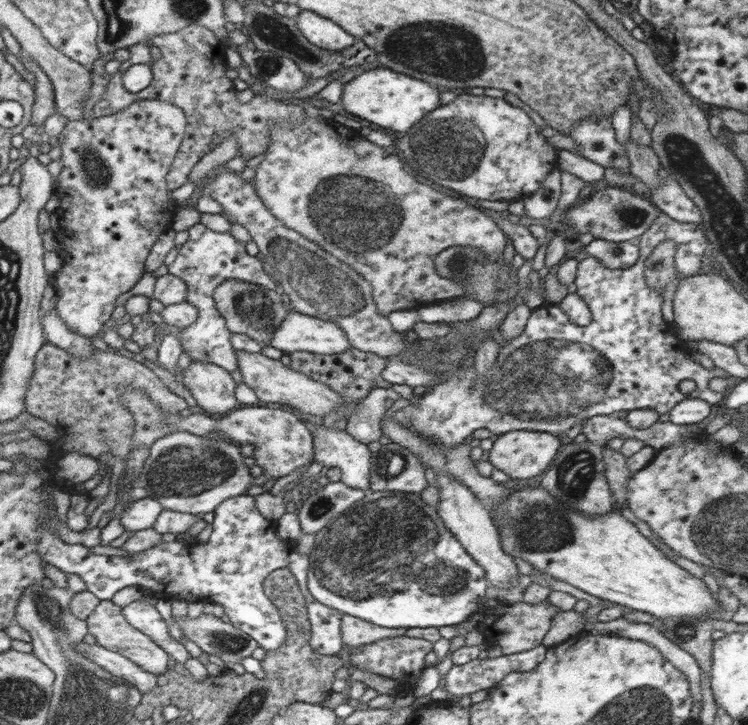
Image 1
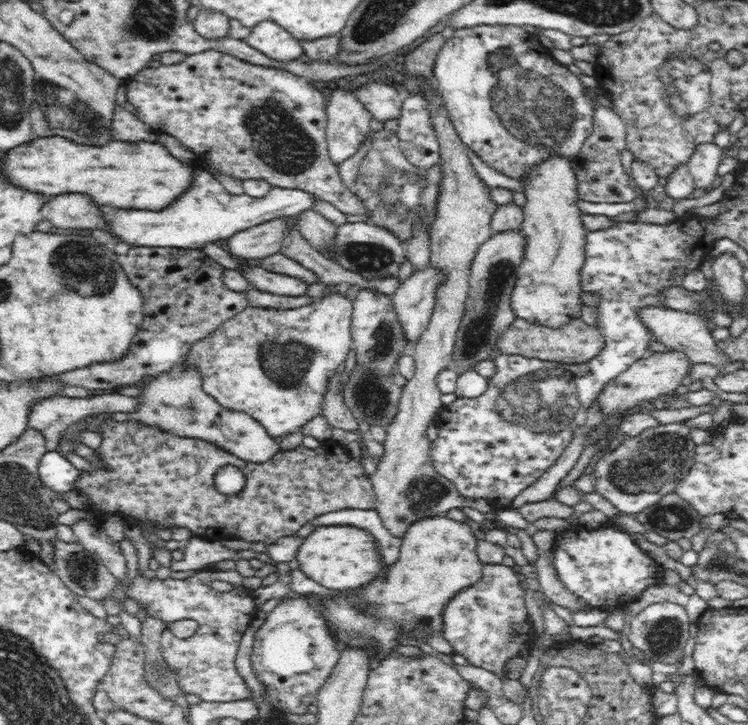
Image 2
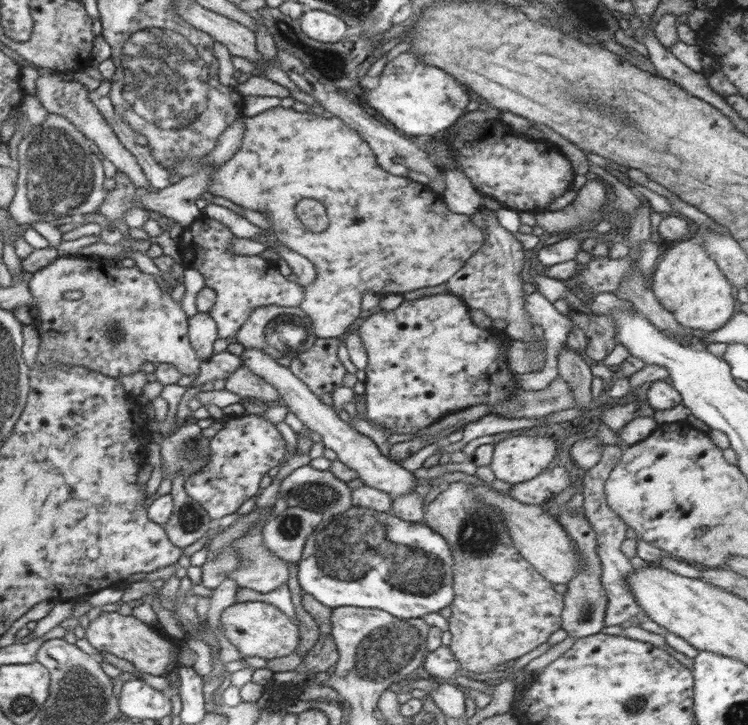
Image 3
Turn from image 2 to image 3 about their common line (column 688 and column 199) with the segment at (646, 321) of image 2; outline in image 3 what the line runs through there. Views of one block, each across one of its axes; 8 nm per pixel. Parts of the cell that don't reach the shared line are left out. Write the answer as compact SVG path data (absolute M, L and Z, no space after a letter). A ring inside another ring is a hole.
M197 312L189 317L188 324L189 342L198 358L205 360L211 357L220 347L217 324L214 319L209 313Z

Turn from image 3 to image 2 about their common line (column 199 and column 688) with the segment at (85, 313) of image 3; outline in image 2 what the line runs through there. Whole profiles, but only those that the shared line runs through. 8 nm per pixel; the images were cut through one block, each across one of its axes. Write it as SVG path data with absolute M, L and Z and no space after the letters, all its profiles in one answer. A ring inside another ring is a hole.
M670 349L668 351L651 353L650 356L638 359L631 364L617 378L610 380L602 392L594 398L594 403L600 405L604 411L604 418L612 414L623 417L622 413L629 408L640 404L643 400L651 401L663 394L670 394L681 385L682 378L688 374L690 364L693 362L686 353L680 350Z

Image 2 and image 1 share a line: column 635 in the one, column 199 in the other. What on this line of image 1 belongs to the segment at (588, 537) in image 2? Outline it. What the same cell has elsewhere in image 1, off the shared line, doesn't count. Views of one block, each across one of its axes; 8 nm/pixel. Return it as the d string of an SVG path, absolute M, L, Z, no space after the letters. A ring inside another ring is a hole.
M242 494L233 496L228 500L224 500L214 510L214 520L212 521L212 535L210 540L200 544L195 539L187 542L164 542L156 544L134 556L98 556L93 554L88 548L88 542L81 544L66 544L56 534L54 527L46 525L44 527L43 541L38 545L38 552L43 554L43 560L49 564L56 566L56 569L63 571L68 575L78 575L84 583L86 583L87 591L95 593L102 602L104 600L112 600L113 596L122 592L122 590L130 587L139 587L142 592L152 594L157 597L163 597L168 600L181 599L182 601L195 600L203 603L220 604L225 619L240 630L249 634L253 639L257 640L259 646L266 651L274 650L281 644L284 644L286 630L284 620L281 620L280 612L272 600L268 599L266 594L266 586L278 586L282 584L280 578L286 578L280 570L288 570L292 574L292 578L298 584L298 590L303 592L307 605L308 618L311 624L310 645L312 650L323 655L336 655L342 650L341 616L342 614L332 608L326 607L324 604L317 602L307 588L307 577L310 571L312 560L310 554L302 555L295 551L296 545L290 545L288 542L278 540L274 523L265 519L264 516L257 511L256 500L254 496Z

